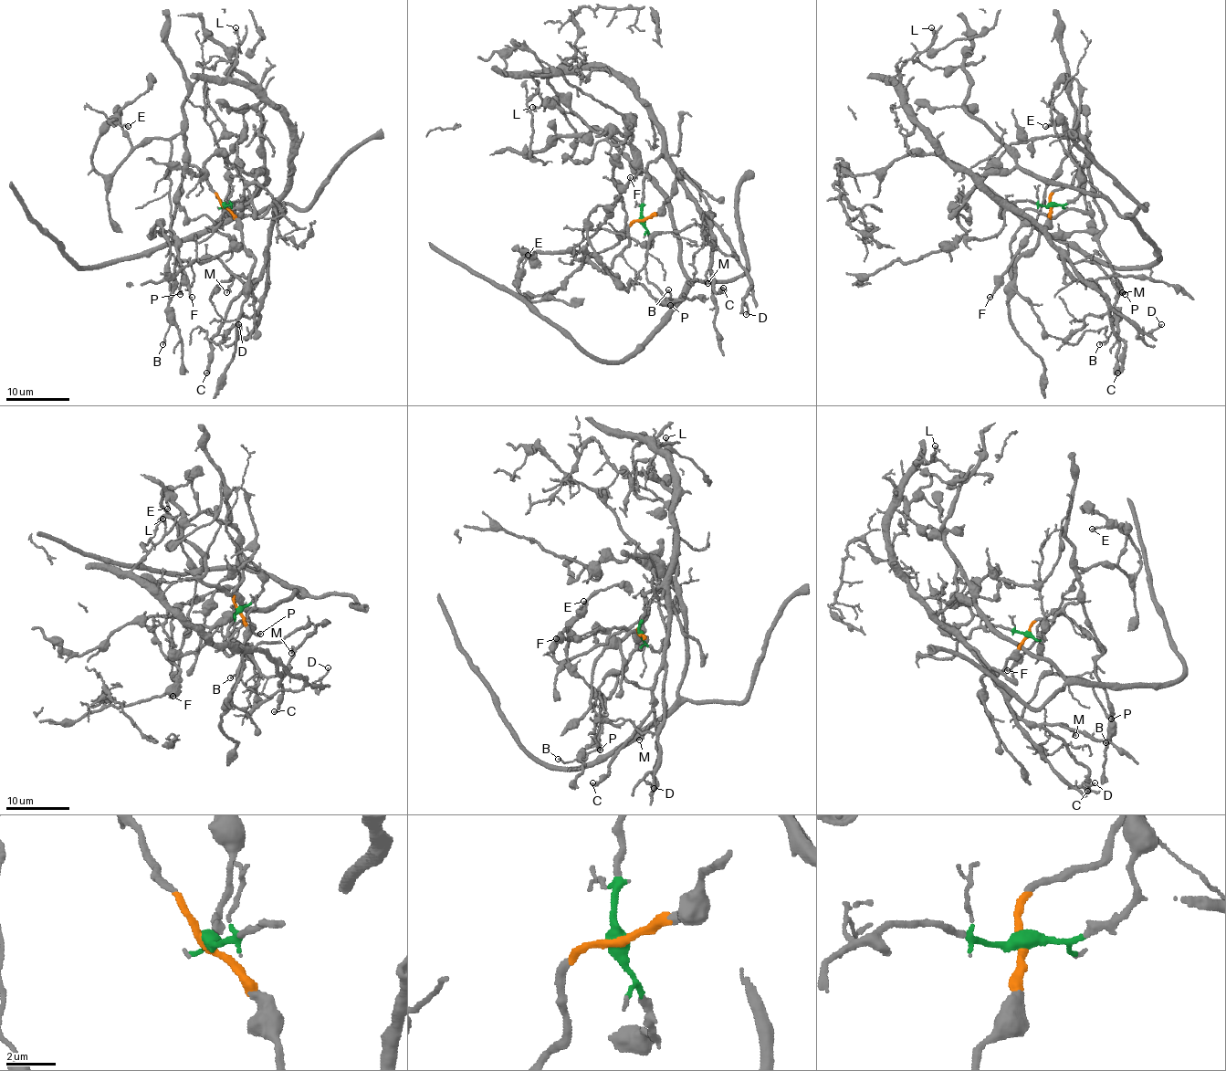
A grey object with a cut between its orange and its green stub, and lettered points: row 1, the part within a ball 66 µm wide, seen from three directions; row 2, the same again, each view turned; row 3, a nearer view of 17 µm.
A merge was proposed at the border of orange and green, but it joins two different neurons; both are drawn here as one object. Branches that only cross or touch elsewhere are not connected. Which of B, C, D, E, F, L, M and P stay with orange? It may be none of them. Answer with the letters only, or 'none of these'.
B, E, F

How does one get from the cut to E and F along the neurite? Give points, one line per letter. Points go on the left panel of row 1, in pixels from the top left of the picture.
E: (223, 205), (189, 163), (180, 133), (152, 138), (99, 174), (91, 160), (99, 135), (111, 123), (128, 127)
F: (223, 205), (206, 175), (189, 163), (180, 133), (171, 142), (170, 229), (174, 233), (184, 283), (192, 298)

